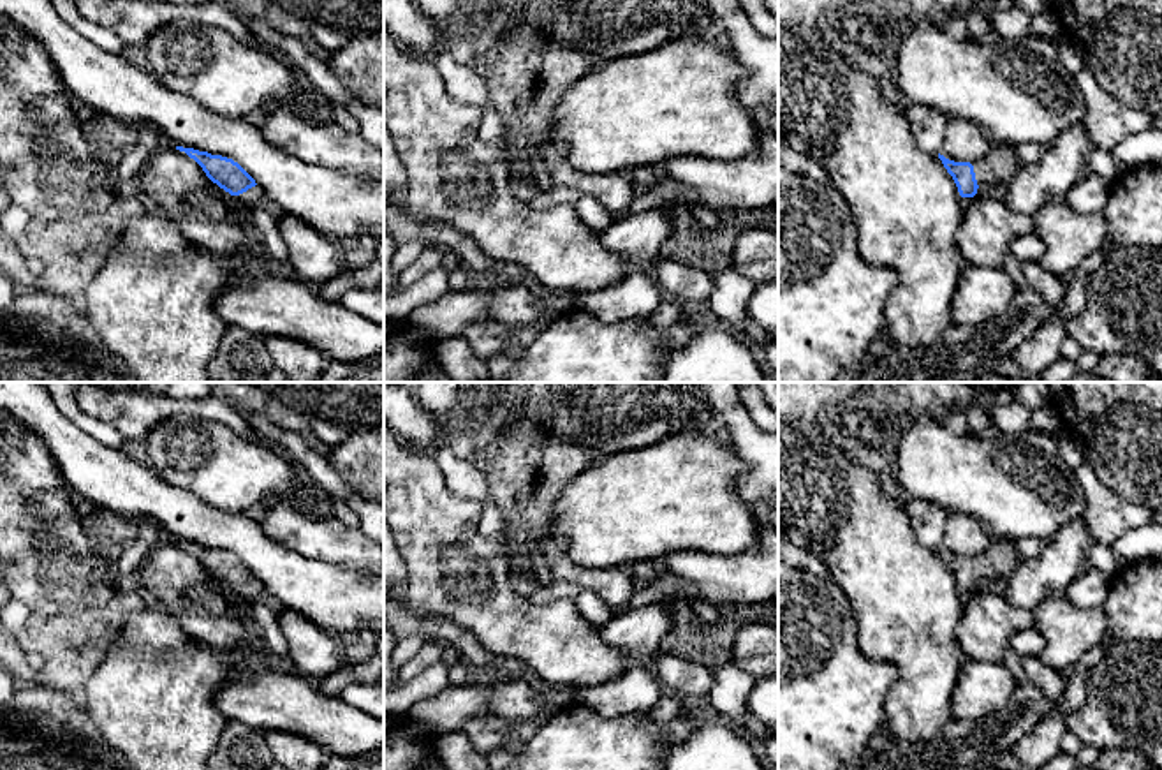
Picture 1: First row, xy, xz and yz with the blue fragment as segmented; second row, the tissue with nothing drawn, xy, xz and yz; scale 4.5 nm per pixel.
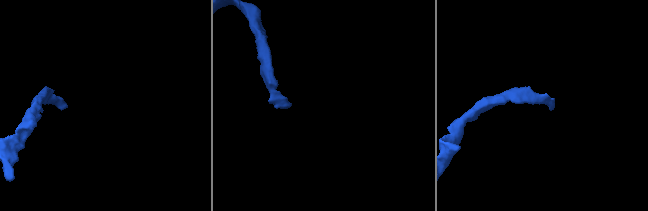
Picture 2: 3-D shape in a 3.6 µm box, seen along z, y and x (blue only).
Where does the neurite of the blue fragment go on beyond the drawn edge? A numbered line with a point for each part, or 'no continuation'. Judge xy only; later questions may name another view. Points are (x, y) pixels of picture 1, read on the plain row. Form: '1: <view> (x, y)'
1: xy (252, 591)

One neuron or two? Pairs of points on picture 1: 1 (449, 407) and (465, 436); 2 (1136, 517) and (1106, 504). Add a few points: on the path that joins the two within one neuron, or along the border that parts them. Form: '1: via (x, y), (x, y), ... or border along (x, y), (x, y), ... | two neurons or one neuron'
1: via (456, 414), (465, 423), (465, 429) | one neuron
2: via (1129, 517), (1113, 511) | one neuron

